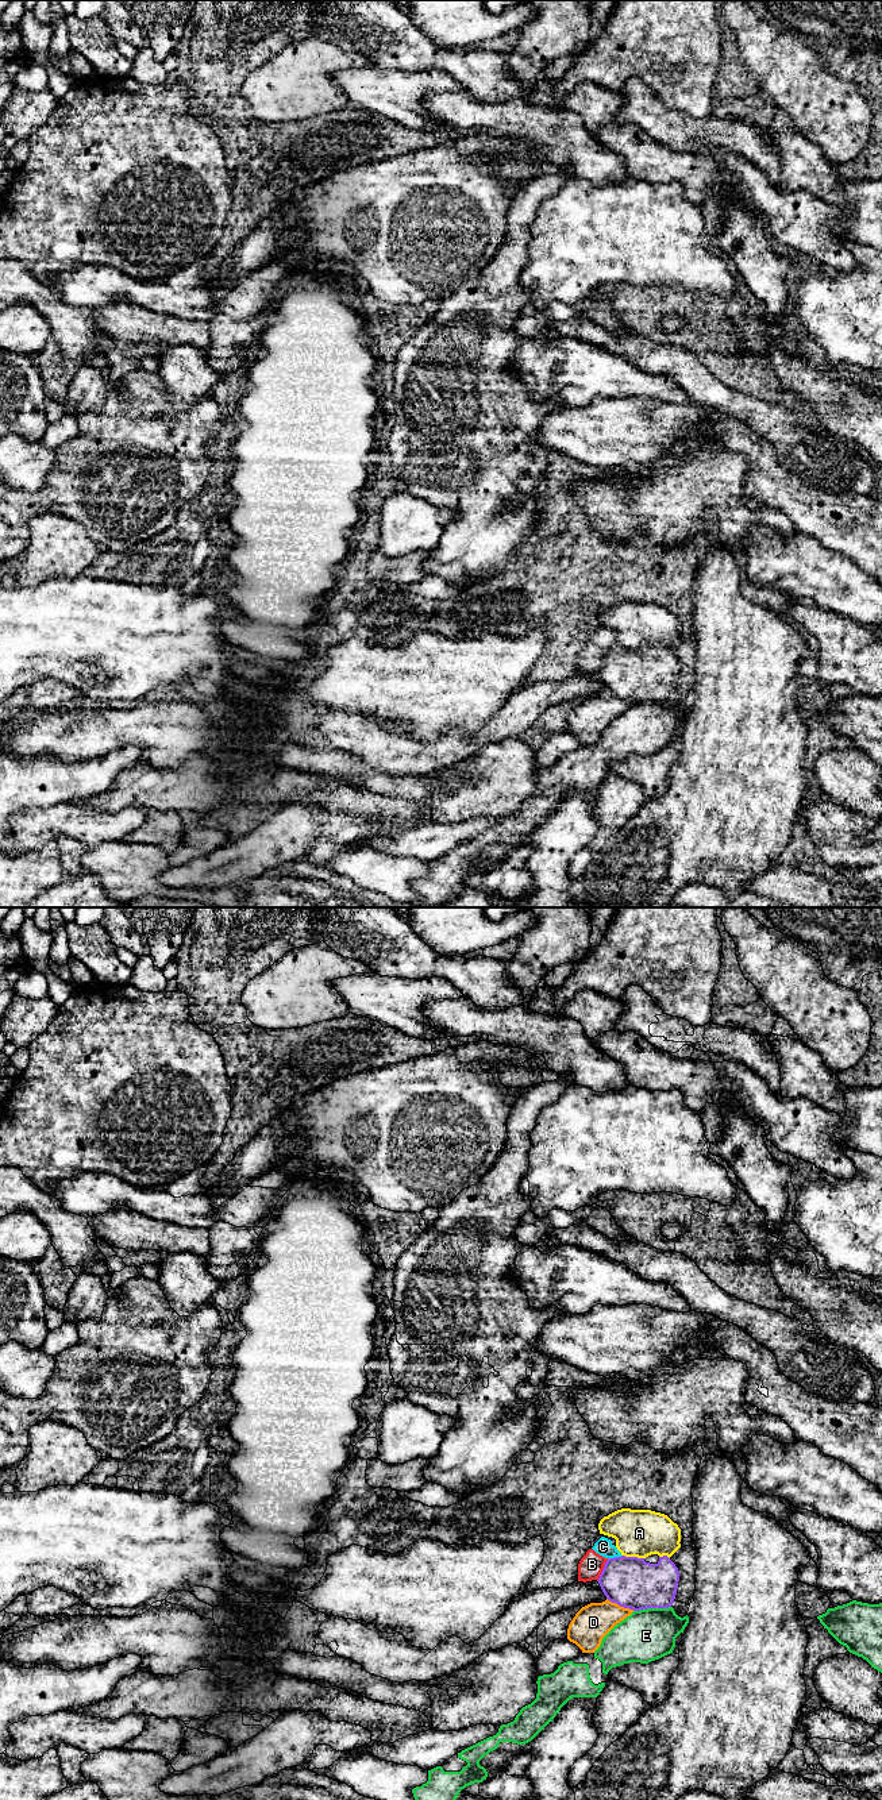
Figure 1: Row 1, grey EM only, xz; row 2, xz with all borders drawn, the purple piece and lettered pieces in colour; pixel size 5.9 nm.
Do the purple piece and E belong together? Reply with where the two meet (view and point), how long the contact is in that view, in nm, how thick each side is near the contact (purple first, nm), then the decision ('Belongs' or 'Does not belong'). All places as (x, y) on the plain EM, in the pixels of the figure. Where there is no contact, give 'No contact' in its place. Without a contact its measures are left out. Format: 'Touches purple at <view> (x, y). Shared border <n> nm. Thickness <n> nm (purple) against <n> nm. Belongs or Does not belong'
Touches purple at xz (651, 700). Shared border 220 nm. Thickness 300 nm (purple) against 300 nm. Does not belong

